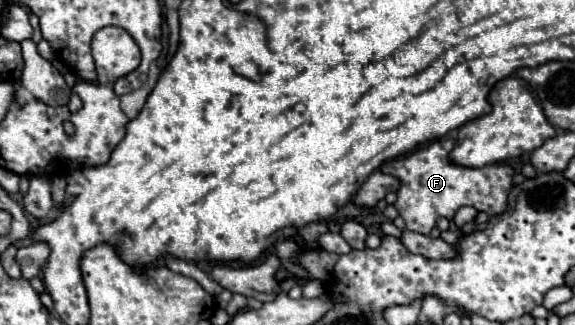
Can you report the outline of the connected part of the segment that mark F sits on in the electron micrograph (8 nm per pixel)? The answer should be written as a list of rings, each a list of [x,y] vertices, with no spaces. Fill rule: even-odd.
[[[434,140],[404,158],[394,158],[382,164],[382,172],[392,174],[402,182],[394,206],[406,222],[408,230],[428,236],[430,230],[436,226],[438,218],[444,216],[452,220],[456,210],[462,206],[474,206],[478,212],[486,212],[488,216],[504,212],[508,192],[512,188],[514,170],[504,164],[488,164],[484,168],[456,166],[448,160],[454,144],[454,140]]]

